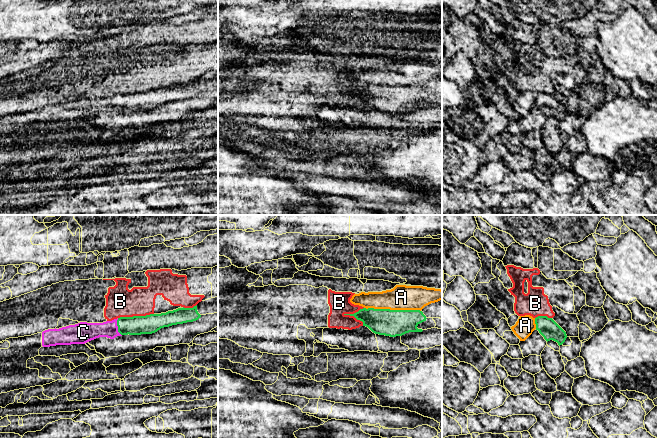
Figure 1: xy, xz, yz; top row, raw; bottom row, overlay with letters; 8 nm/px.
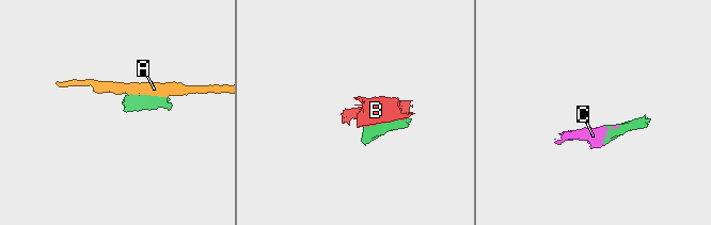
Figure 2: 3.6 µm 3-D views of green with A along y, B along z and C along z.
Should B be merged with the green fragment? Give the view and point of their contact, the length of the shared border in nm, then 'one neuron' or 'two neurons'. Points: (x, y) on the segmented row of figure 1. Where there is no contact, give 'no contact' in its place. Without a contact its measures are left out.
contact xz (354, 316); length 190 nm; two neurons

